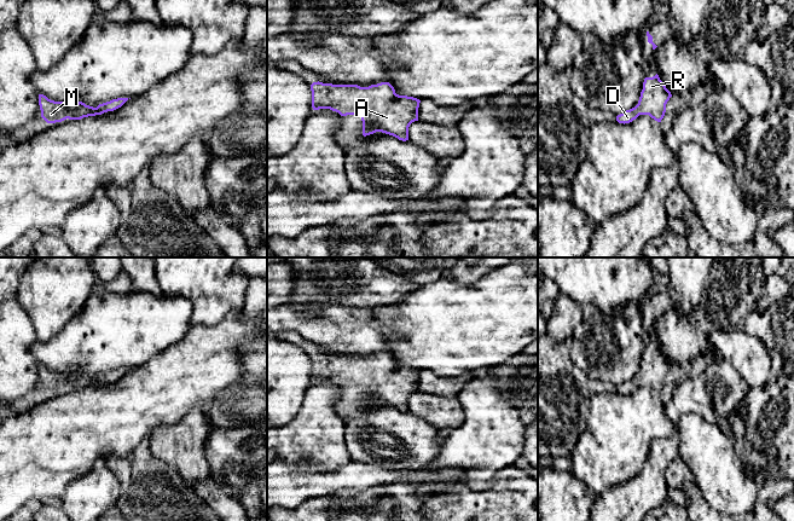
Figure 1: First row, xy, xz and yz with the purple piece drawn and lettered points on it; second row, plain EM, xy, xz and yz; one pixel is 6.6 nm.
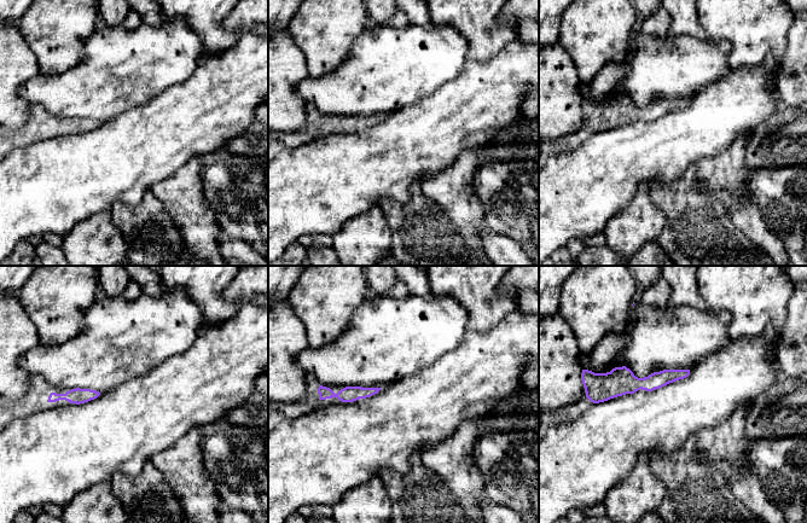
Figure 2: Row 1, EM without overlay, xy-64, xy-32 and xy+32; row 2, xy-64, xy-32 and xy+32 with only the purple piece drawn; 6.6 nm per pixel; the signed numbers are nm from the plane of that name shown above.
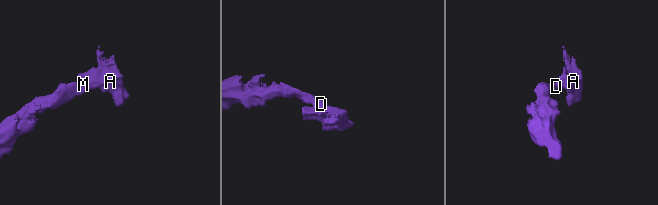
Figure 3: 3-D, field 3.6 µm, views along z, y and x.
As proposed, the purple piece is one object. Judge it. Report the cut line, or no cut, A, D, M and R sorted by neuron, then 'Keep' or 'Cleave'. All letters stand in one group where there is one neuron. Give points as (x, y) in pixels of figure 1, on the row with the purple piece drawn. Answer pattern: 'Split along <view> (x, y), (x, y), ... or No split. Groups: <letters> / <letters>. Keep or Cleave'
No split. Groups: A D M R. Keep

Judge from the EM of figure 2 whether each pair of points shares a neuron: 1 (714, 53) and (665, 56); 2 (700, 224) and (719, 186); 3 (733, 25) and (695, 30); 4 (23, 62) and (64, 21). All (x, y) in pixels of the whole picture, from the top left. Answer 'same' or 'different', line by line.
1: same
2: different
3: different
4: different

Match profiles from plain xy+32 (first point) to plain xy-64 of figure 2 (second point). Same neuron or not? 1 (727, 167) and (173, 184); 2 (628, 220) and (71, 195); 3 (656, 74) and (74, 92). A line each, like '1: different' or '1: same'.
1: same
2: different
3: same

